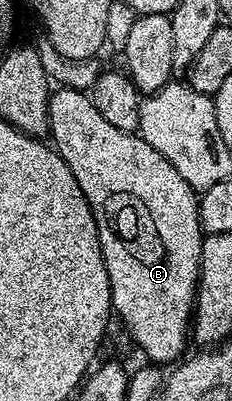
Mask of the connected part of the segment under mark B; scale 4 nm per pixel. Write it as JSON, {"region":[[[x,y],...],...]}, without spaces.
{"region":[[[57,87],[49,95],[48,131],[56,152],[66,162],[66,166],[70,166],[70,174],[74,174],[74,178],[78,178],[78,186],[82,186],[82,194],[86,194],[86,202],[90,202],[92,207],[106,274],[110,278],[113,313],[118,320],[120,316],[121,322],[128,327],[133,342],[152,359],[149,361],[153,365],[165,366],[164,364],[171,365],[173,362],[179,361],[185,355],[184,343],[189,343],[190,340],[190,325],[194,319],[196,306],[196,288],[200,284],[200,247],[204,236],[200,226],[200,201],[196,189],[186,182],[186,178],[182,178],[182,174],[178,174],[178,170],[174,170],[174,166],[170,162],[166,162],[166,158],[162,154],[158,154],[158,150],[154,150],[154,146],[150,146],[150,142],[143,140],[136,132],[123,132],[118,130],[118,126],[110,126],[110,122],[106,122],[106,118],[102,118],[102,114],[98,114],[91,99],[77,88]]]}

